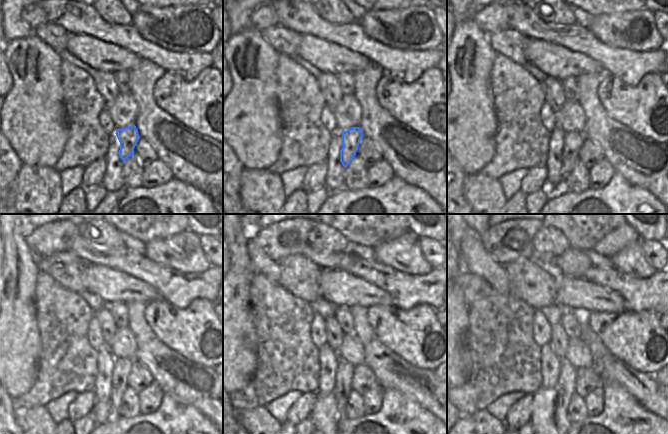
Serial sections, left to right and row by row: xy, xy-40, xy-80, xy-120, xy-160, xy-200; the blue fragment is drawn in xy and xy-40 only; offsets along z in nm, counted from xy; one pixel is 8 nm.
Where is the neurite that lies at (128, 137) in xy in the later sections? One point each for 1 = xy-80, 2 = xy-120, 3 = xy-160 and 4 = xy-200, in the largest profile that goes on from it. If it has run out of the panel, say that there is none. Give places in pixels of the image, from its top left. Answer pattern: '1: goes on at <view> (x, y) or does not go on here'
1: goes on at xy-80 (573, 141)
2: goes on at xy-120 (122, 367)
3: goes on at xy-160 (343, 387)
4: goes on at xy-200 (567, 378)

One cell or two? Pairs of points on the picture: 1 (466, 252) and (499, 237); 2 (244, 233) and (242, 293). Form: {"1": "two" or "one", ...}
{"1": "two", "2": "one"}

